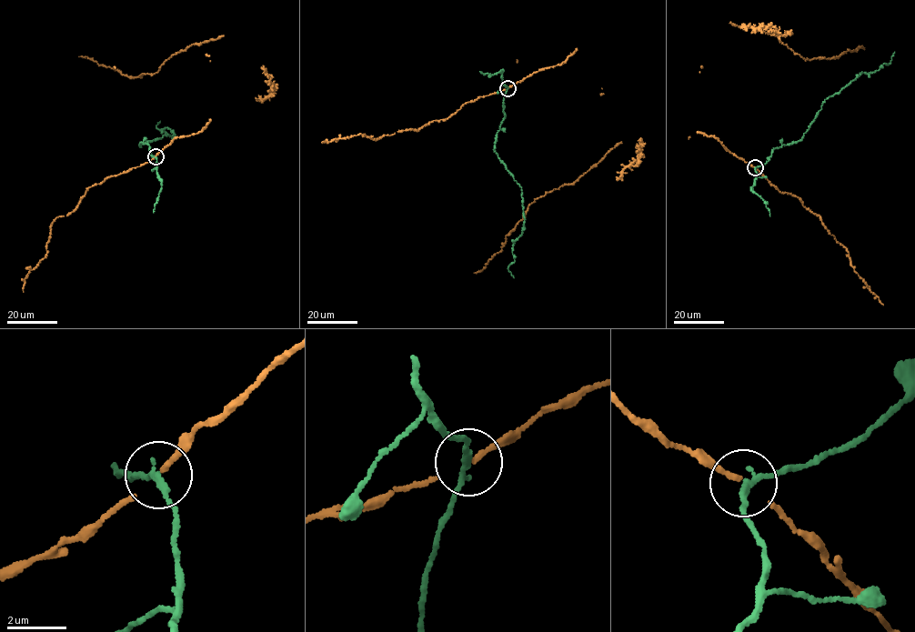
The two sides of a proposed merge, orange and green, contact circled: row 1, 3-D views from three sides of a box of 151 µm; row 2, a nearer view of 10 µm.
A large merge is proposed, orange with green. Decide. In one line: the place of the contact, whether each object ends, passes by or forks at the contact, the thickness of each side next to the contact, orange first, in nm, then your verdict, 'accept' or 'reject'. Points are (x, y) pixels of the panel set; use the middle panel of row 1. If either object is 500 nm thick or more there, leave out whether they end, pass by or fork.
place (507, 88); orange passes by; green passes by; calibres 120 and 190 nm; reject

